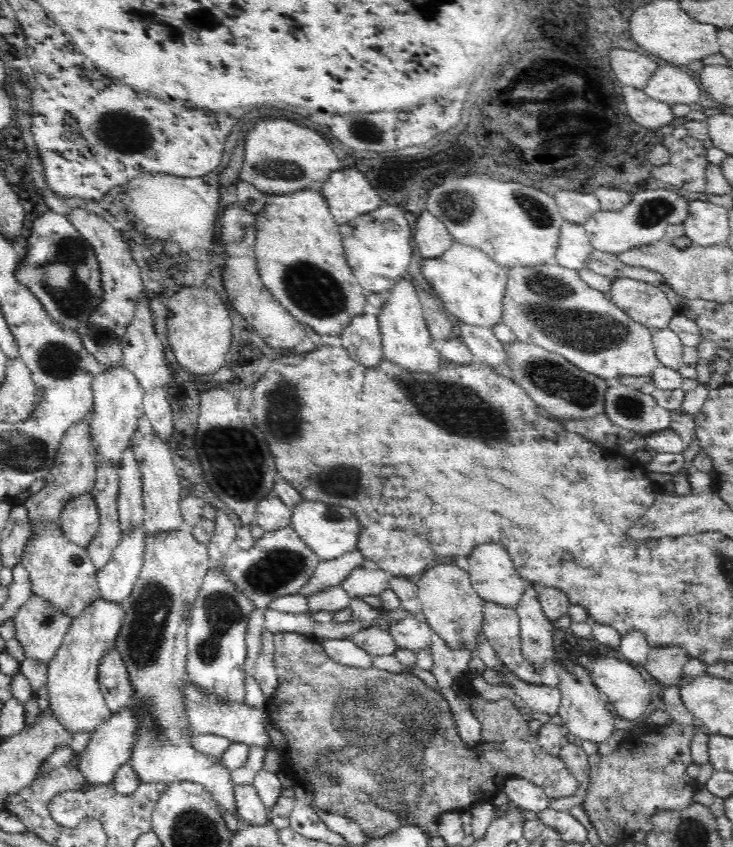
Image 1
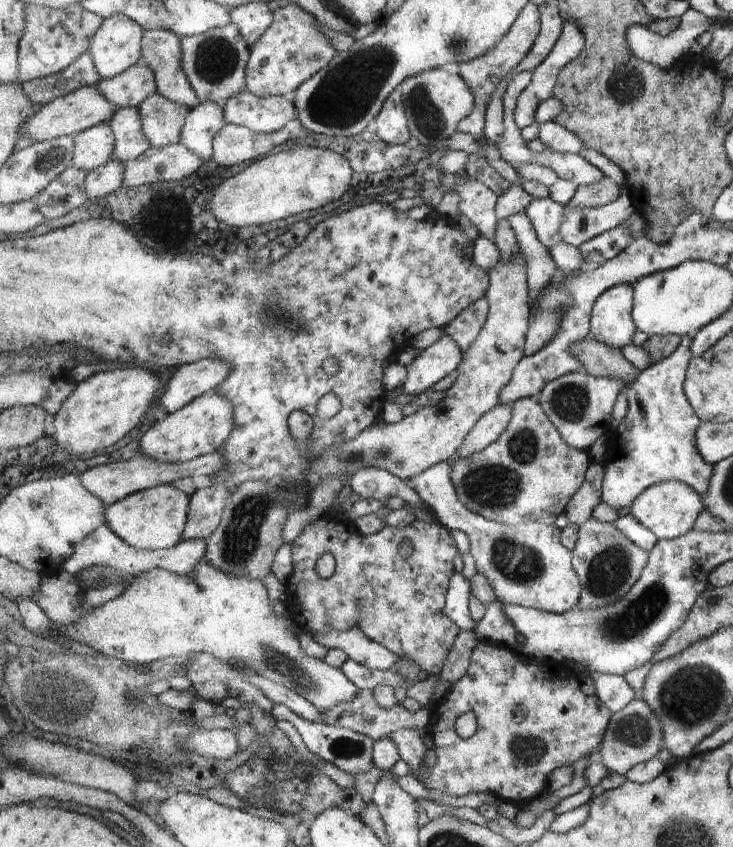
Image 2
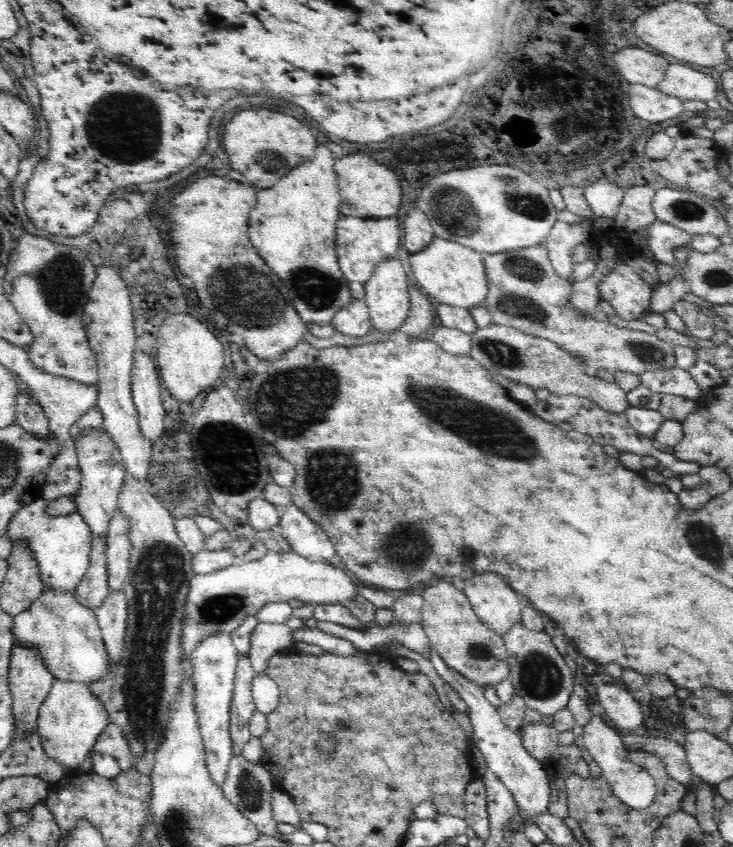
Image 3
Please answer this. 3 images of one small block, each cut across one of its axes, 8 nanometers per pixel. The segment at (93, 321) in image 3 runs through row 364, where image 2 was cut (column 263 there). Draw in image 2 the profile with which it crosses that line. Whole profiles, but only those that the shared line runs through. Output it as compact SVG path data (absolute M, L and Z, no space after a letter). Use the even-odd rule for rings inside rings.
M243 91L223 106L228 123L249 127L258 133L274 133L297 118L296 103L287 97L260 97Z

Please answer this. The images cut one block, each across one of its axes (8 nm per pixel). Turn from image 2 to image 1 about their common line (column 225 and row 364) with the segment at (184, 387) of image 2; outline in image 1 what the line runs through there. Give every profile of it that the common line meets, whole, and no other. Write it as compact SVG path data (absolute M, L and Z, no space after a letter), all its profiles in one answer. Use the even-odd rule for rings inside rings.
M364 313L339 334L350 358L368 369L378 368L384 359L380 325L379 315Z

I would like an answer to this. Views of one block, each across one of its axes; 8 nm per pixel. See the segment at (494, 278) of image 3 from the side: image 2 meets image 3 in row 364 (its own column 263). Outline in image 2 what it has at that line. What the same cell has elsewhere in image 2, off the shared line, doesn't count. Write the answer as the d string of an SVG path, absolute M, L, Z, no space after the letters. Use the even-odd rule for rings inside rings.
M207 560L201 561L189 576L181 576L167 569L153 569L141 574L121 595L98 607L93 607L76 623L54 624L54 628L68 640L86 644L104 656L120 658L135 665L148 665L169 657L189 657L193 653L209 653L225 661L235 660L255 673L298 692L317 708L327 710L341 703L351 702L360 689L345 676L341 667L308 655L291 630L288 614L279 617L273 612L267 587L260 580L235 577L219 570Z

